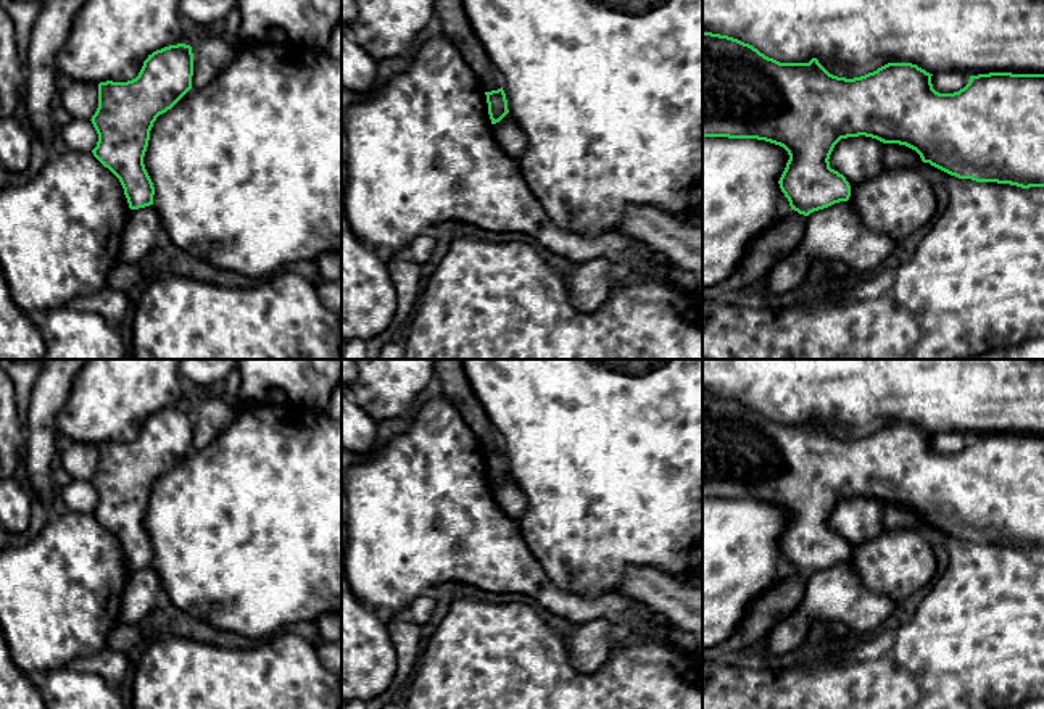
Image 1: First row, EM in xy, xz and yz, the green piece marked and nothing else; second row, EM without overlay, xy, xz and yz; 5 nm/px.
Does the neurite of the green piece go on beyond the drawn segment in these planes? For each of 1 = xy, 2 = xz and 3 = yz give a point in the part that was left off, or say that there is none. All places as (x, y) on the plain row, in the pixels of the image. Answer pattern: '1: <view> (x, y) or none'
1: none
2: none
3: none

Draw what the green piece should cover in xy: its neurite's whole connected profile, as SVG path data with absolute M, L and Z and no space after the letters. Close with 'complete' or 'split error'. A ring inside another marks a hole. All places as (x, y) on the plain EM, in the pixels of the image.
M177 404L148 416L135 440L98 445L98 469L90 480L98 503L92 514L119 540L130 570L153 566L155 548L143 525L150 491L156 479L171 471L192 450L192 437L192 408Z; complete

